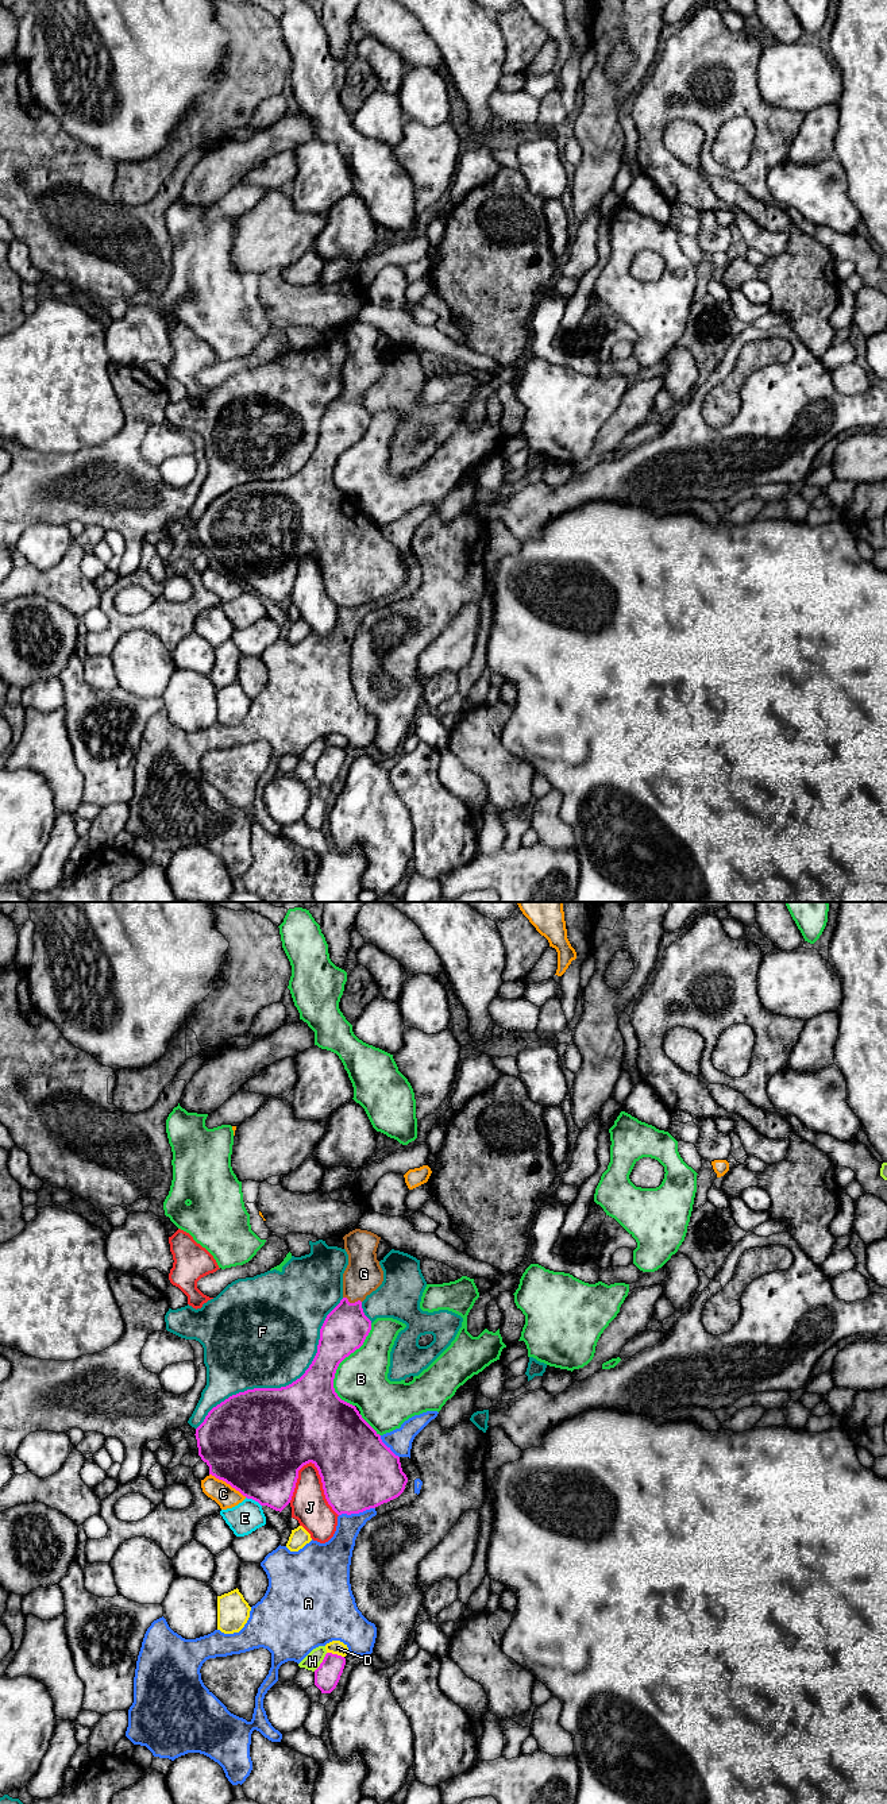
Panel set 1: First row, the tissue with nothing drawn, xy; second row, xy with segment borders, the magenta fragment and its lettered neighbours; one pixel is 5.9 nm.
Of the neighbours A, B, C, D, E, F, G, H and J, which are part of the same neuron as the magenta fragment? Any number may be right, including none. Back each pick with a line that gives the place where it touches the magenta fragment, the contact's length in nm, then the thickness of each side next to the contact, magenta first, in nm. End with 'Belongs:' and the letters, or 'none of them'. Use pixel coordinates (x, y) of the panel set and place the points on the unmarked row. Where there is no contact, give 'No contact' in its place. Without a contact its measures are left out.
G: Touches magenta at xy (353, 396). Shared border 120 nm. Thickness 260 nm (magenta) against 220 nm
Belongs: G

